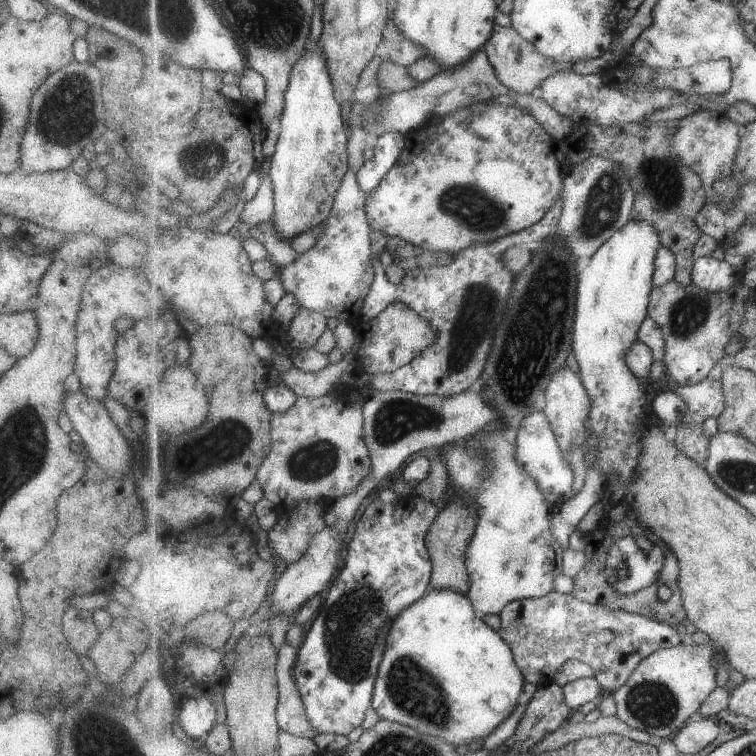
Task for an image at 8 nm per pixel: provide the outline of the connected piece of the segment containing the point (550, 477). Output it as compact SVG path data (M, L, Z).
M542 410L529 414L527 418L520 422L519 430L514 435L514 439L518 448L517 462L521 464L521 468L527 474L531 474L531 478L537 480L545 498L548 498L549 502L557 506L563 500L569 498L569 493L573 490L575 474L573 474L573 468L571 468L571 464L563 454L559 442L557 442L557 436L551 428L551 422L549 422L547 414Z

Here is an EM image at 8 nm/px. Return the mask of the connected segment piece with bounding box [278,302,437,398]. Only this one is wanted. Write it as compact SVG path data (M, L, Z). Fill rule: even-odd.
M395 302L387 306L381 314L368 320L370 322L368 329L361 328L360 325L356 326L355 342L351 350L344 354L337 364L330 363L327 368L319 372L307 372L291 366L288 370L280 372L278 378L281 383L296 391L298 397L311 398L325 396L335 386L341 384L347 384L351 388L369 387L371 376L394 373L401 366L413 362L415 356L437 340L435 328L403 302Z

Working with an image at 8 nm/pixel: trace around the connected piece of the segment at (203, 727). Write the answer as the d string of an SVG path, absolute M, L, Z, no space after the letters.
M210 696L193 697L183 703L180 710L179 724L191 736L193 741L208 735L217 720L217 704Z

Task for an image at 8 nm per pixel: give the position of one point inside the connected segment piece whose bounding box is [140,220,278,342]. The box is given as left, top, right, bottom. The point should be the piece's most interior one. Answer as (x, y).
(209, 276)

